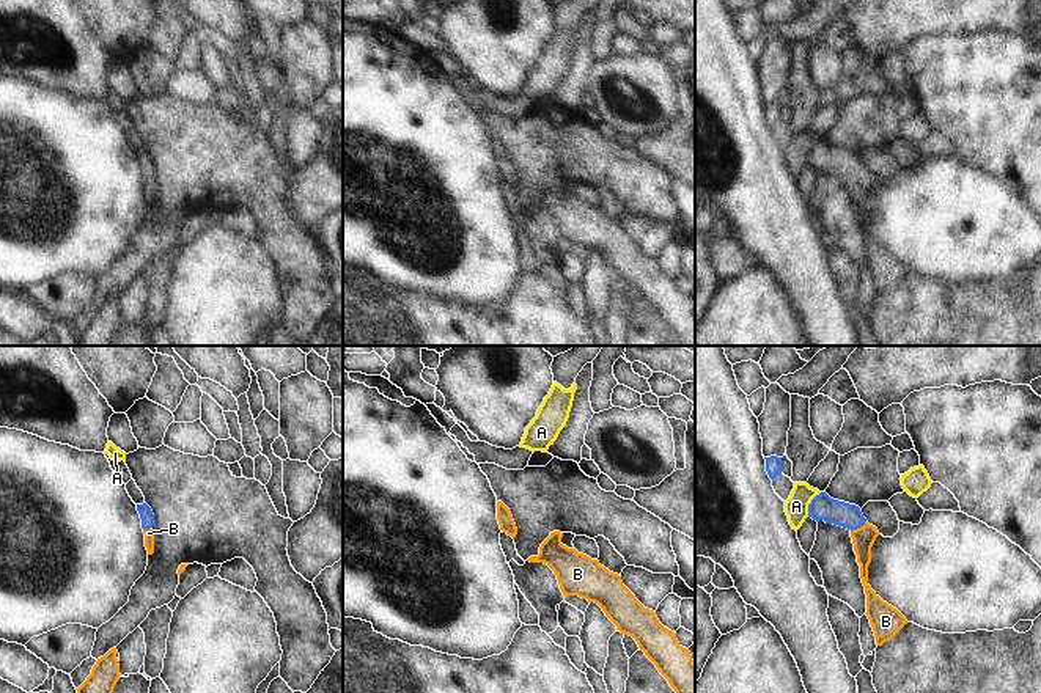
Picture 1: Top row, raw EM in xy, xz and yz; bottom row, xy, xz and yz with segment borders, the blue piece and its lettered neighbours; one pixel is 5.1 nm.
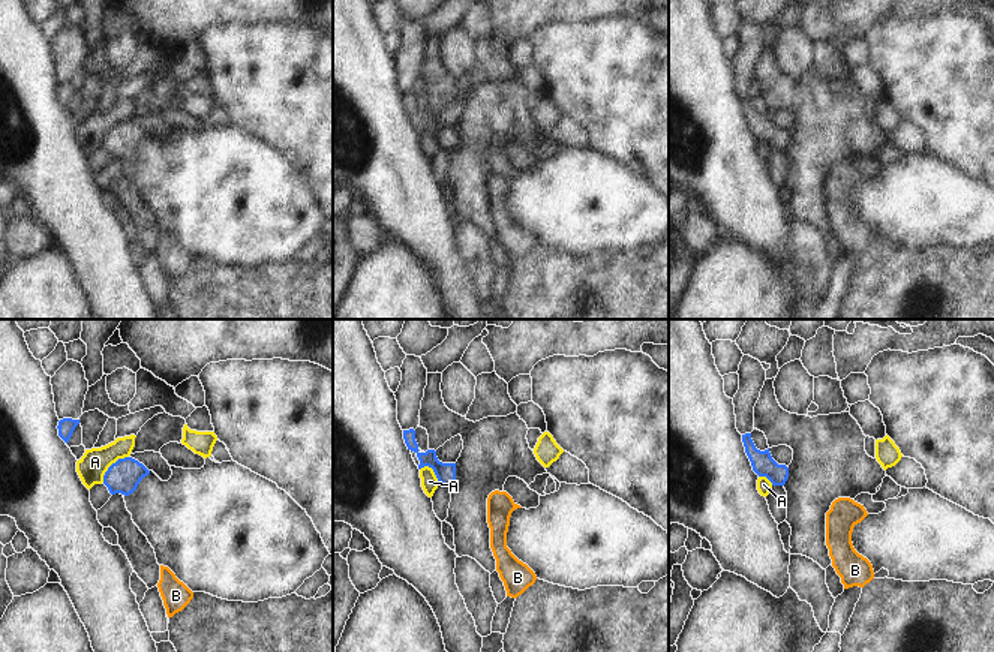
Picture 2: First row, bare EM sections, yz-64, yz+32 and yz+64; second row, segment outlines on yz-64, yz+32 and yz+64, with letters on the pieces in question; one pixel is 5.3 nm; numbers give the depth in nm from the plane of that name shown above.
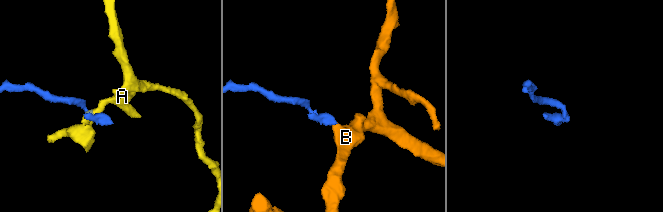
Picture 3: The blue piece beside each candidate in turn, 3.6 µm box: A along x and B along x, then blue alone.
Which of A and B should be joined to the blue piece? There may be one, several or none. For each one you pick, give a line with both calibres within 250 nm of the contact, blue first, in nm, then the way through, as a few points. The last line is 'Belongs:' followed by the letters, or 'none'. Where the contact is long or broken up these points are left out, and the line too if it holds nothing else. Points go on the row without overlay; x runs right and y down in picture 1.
B: Thickness 130 nm (blue) against 120 nm. Path across: yz (824, 156), (848, 164), (859, 175), (864, 186)
Belongs: B

